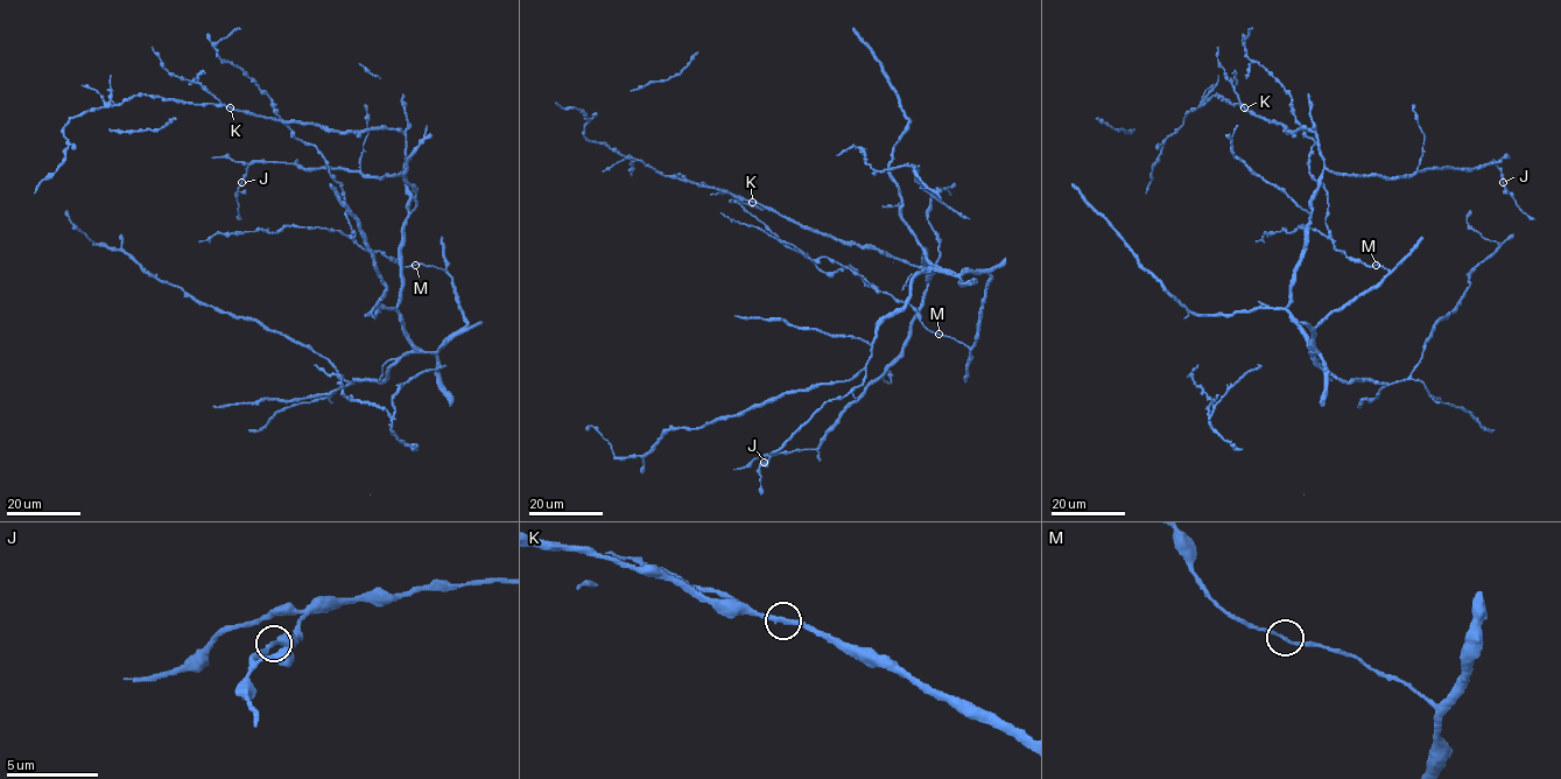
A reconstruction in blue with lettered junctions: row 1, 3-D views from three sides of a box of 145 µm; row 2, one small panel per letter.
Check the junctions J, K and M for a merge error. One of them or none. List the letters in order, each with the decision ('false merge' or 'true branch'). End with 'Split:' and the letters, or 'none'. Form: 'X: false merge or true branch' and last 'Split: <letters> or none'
J: true branch
K: true branch
M: true branch
Split: none

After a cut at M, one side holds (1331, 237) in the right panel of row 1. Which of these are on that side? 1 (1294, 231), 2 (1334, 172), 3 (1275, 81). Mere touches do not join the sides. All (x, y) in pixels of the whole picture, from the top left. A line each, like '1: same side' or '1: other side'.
1: same side
2: other side
3: same side

